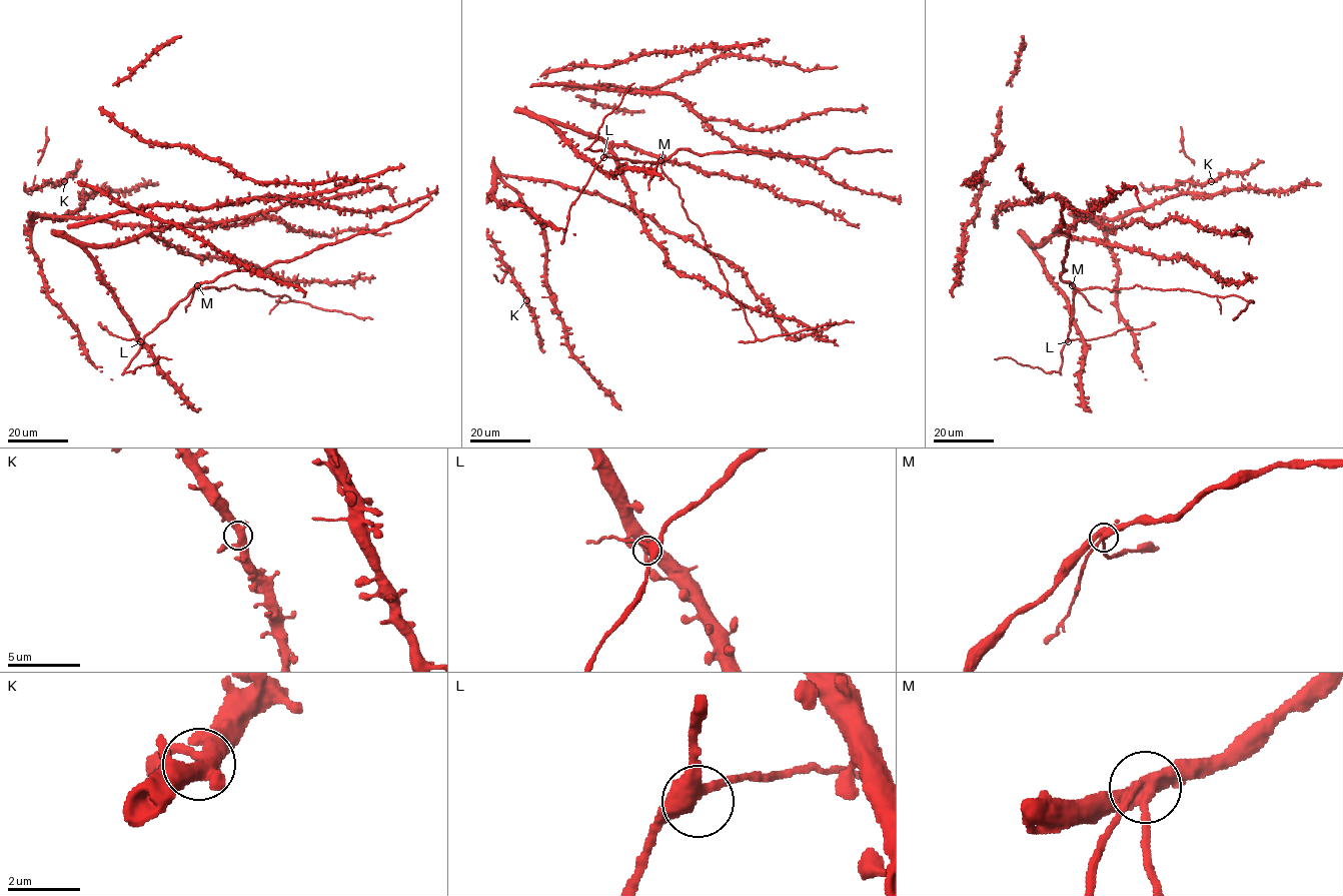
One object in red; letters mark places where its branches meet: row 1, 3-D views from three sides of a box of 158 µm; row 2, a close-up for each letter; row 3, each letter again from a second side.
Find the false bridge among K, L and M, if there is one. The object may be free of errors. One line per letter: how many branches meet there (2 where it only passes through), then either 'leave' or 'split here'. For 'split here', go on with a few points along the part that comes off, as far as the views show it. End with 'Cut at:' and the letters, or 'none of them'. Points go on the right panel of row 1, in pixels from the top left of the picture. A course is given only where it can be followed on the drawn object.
K: 3 branches meet; leave
L: 3 branches meet; leave
M: 3 branches meet; split here; foreign part runs (1072, 285), (1111, 290), (1137, 284), (1179, 288), (1211, 295), (1234, 295), (1251, 301), (1232, 319)
Cut at: M

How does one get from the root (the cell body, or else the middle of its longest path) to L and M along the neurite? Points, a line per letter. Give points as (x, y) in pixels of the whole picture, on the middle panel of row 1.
L: (616, 158), (603, 157)
M: (616, 158), (660, 160)

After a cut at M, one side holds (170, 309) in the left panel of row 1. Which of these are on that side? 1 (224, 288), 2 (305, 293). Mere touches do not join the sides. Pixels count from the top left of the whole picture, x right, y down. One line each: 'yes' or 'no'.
1: no
2: yes

